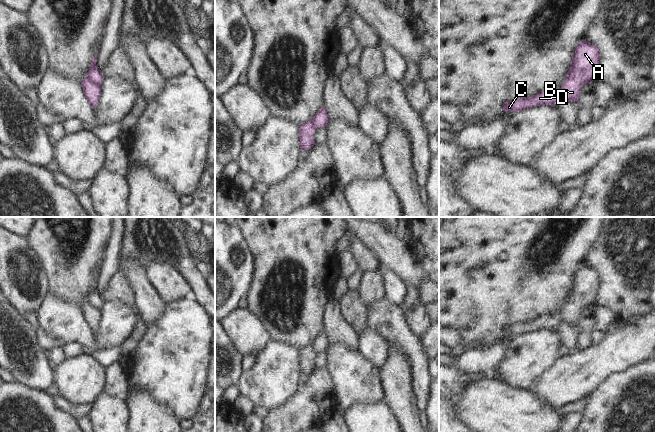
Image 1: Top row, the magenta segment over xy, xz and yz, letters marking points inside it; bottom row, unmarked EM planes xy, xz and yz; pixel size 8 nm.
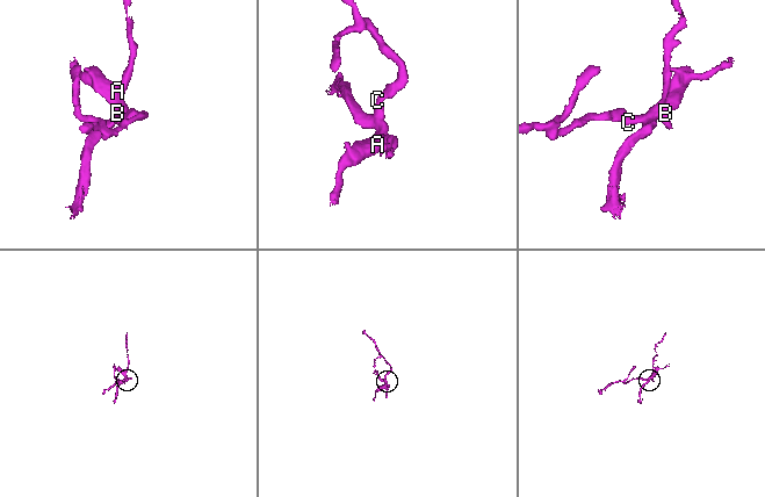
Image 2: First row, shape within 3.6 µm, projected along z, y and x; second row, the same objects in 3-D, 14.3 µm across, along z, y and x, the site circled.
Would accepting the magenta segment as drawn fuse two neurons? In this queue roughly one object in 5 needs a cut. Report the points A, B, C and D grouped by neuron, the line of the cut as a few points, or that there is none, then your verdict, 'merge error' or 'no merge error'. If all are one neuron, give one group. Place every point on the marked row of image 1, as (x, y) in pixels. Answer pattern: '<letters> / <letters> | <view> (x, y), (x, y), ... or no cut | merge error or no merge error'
A B / C D | yz (575, 55), (574, 71), (565, 79) | merge error

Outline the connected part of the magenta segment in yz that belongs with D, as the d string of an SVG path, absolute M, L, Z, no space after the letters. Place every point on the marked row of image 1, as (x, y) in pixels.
M549 89L540 92L527 98L516 98L509 102L503 103L503 110L506 113L523 111L541 105L555 106L560 100L560 91L556 89Z

